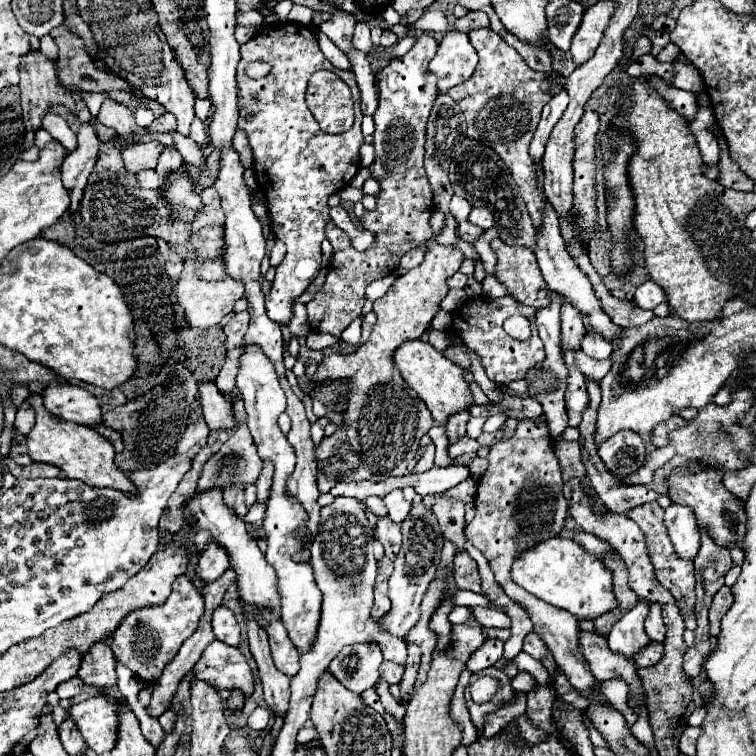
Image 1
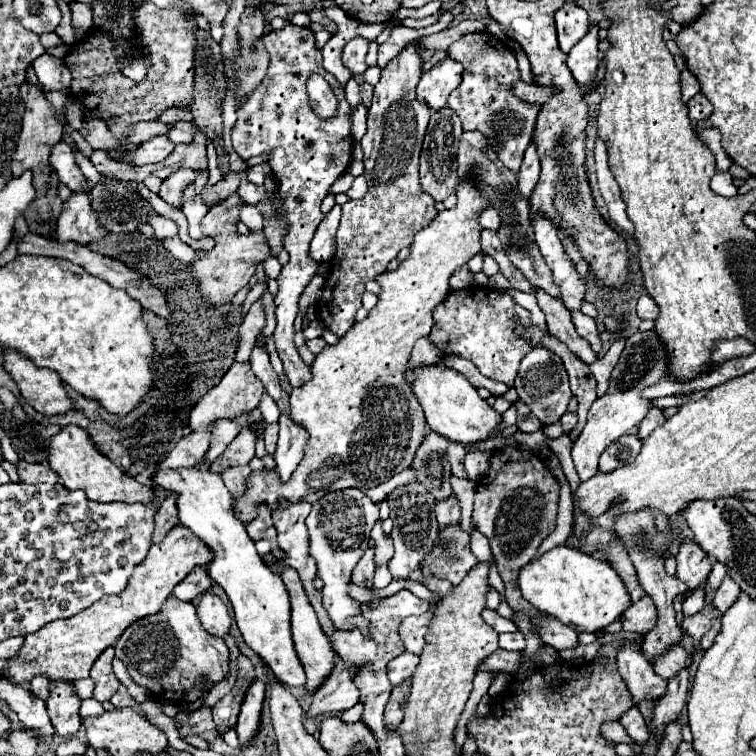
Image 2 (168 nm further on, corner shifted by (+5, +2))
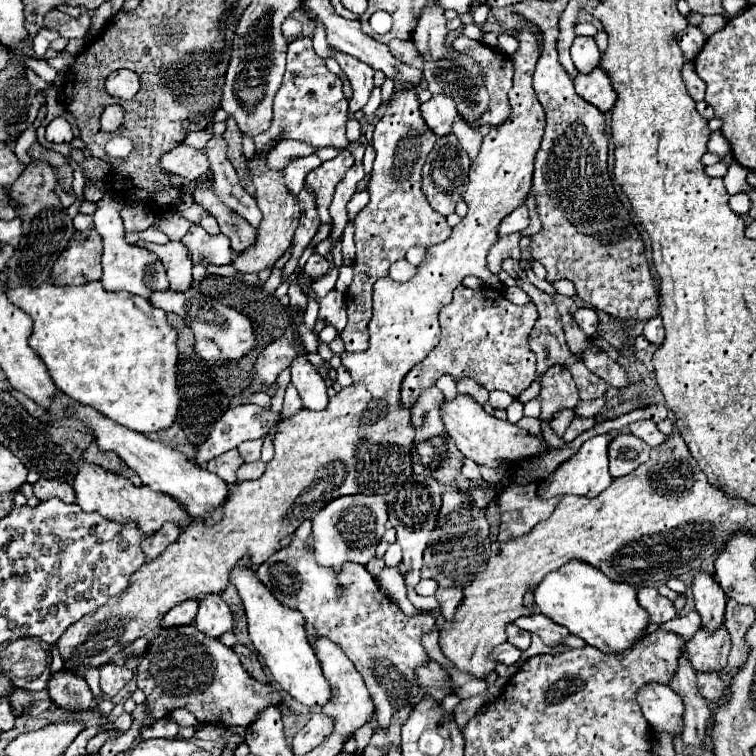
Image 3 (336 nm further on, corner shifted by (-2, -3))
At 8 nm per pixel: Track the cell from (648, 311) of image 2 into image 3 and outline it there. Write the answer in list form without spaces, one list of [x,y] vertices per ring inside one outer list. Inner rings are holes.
[[[657,316],[657,318],[653,318],[653,320],[649,320],[649,322],[645,324],[643,336],[645,336],[651,344],[655,344],[655,346],[659,348],[659,344],[663,344],[663,336],[665,336],[665,330],[663,330],[663,320],[661,320],[659,316]]]

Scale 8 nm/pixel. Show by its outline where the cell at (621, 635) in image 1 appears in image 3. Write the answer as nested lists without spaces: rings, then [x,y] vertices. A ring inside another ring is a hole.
[[[647,684],[647,688],[641,688],[637,696],[643,716],[647,716],[655,732],[667,732],[671,736],[683,734],[685,706],[677,692],[663,684]]]

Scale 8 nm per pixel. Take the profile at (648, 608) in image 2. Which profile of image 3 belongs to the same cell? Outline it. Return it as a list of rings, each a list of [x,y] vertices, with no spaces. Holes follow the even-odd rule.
[[[637,588],[639,604],[649,612],[651,622],[669,622],[677,616],[677,610],[671,600],[663,598],[655,588]]]

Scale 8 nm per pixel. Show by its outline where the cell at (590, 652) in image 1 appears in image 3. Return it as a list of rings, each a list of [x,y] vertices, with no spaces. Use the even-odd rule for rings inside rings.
[[[535,614],[535,616],[523,616],[519,620],[515,620],[515,624],[525,630],[525,632],[531,632],[531,634],[537,634],[547,646],[549,644],[557,644],[561,642],[563,638],[567,638],[569,630],[555,624],[551,618],[543,616],[543,614]]]

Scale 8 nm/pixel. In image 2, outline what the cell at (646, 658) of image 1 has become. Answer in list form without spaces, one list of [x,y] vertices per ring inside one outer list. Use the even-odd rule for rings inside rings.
[[[672,645],[662,655],[658,655],[658,659],[654,661],[652,667],[654,667],[656,675],[660,675],[664,679],[670,679],[686,665],[690,665],[690,655],[684,651],[684,647]]]

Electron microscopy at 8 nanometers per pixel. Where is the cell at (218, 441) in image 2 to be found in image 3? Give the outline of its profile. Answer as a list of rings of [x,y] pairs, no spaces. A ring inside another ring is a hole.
[[[225,452],[219,458],[213,458],[207,462],[207,470],[215,472],[217,476],[221,476],[227,484],[235,484],[237,482],[237,470],[245,460],[241,460],[239,452]]]

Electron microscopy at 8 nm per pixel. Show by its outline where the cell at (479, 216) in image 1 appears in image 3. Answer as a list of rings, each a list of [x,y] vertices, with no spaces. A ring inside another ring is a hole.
[[[519,206],[517,210],[513,210],[507,218],[503,218],[501,226],[499,226],[499,236],[505,234],[513,234],[513,232],[521,232],[523,228],[529,226],[529,212],[527,206]]]

